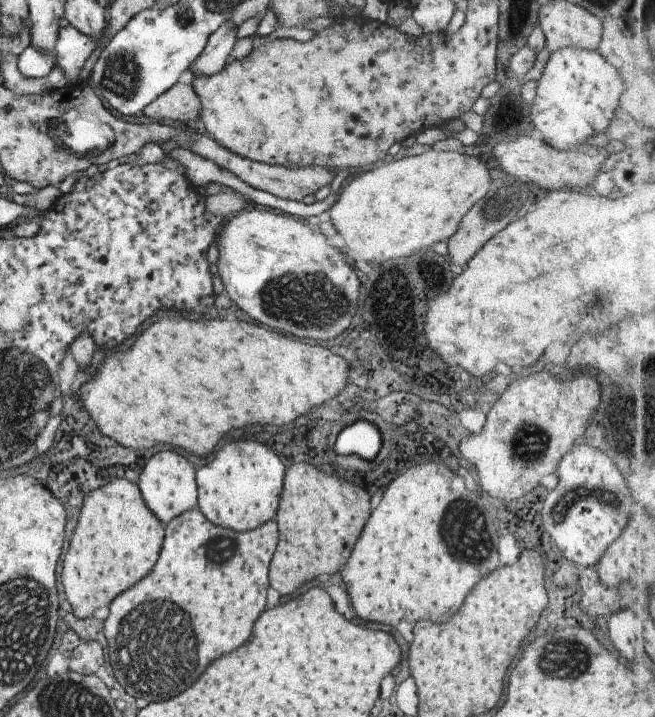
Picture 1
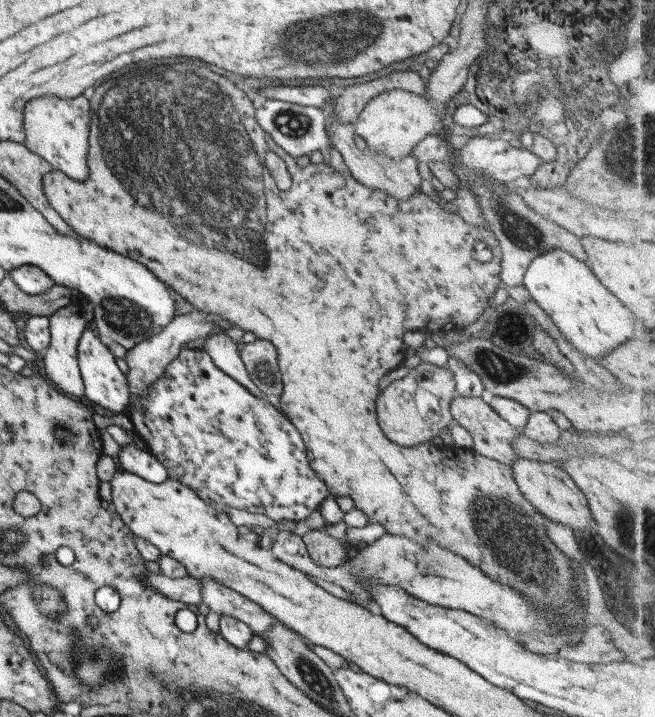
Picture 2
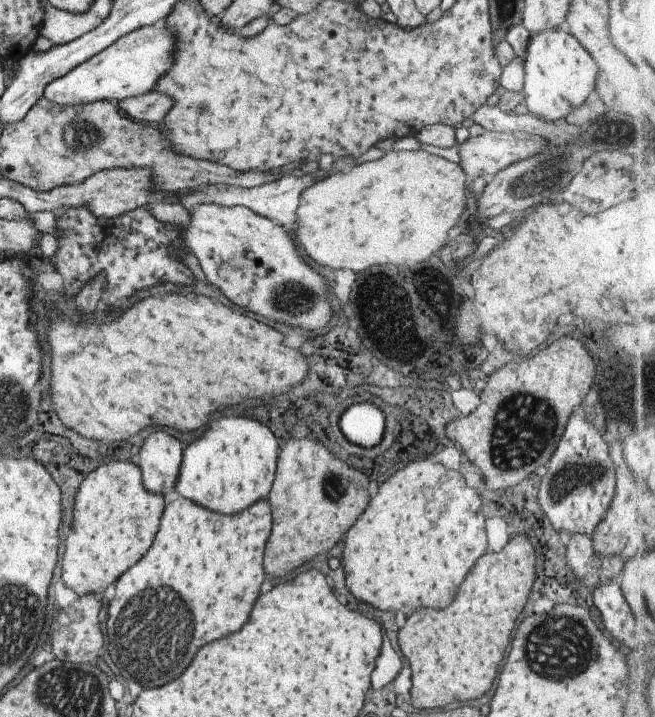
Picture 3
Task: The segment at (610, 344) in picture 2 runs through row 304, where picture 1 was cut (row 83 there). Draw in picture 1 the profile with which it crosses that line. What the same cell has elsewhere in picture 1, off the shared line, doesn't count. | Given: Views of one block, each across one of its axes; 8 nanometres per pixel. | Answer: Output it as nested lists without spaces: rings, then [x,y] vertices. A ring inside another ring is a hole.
[[[572,46],[554,50],[544,64],[536,98],[531,104],[530,120],[534,132],[543,142],[558,150],[574,150],[588,144],[586,140],[610,126],[623,95],[624,82],[620,80],[620,74],[598,51]]]

